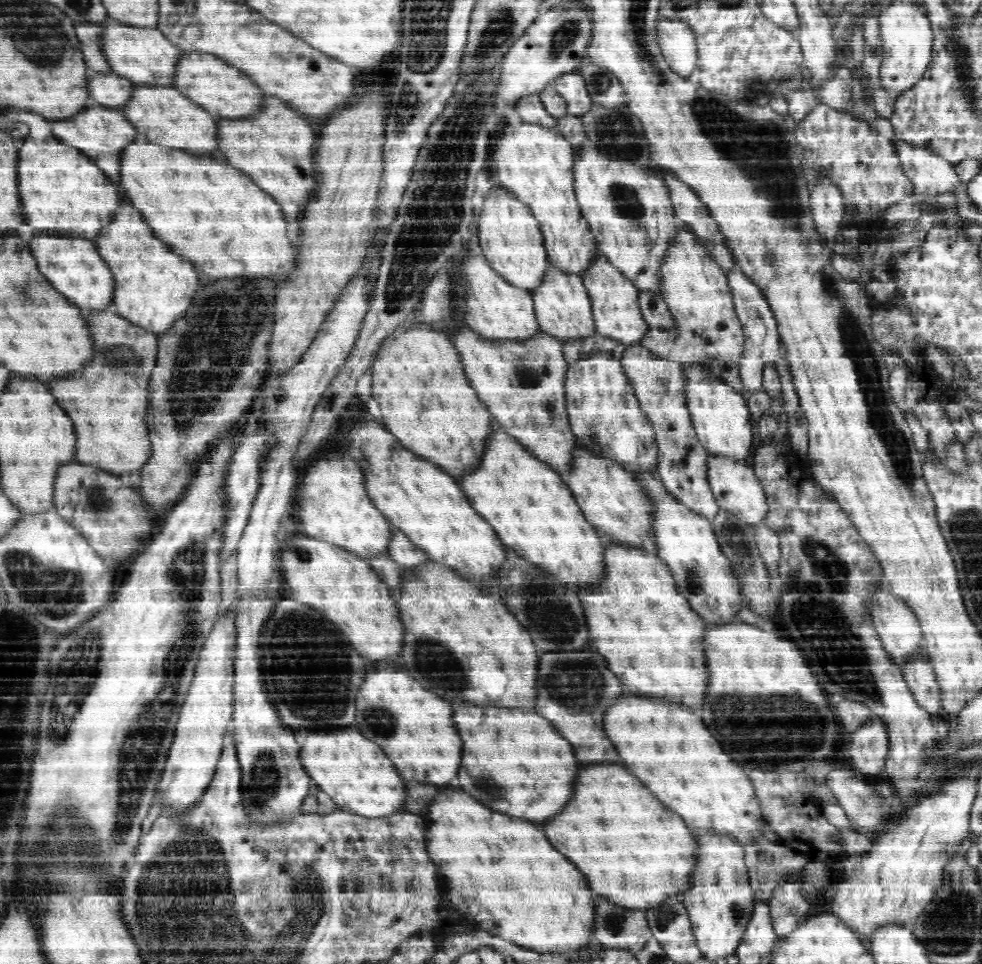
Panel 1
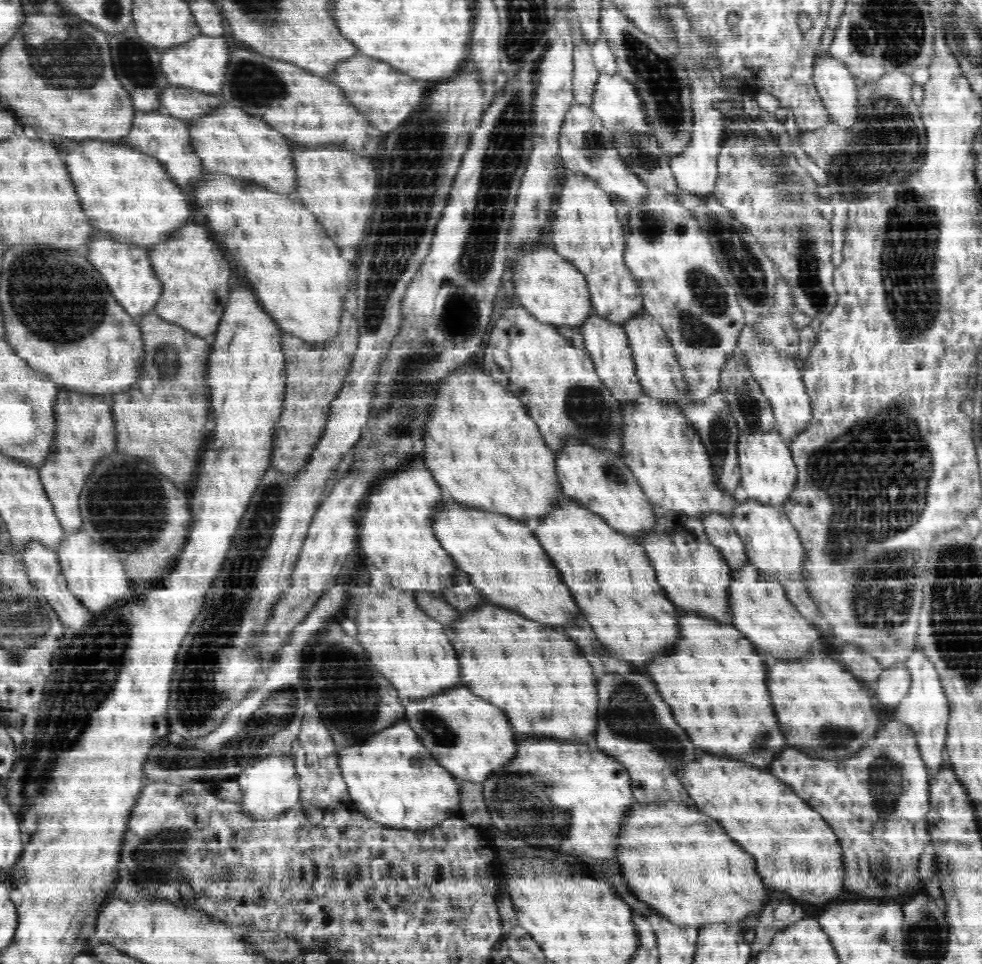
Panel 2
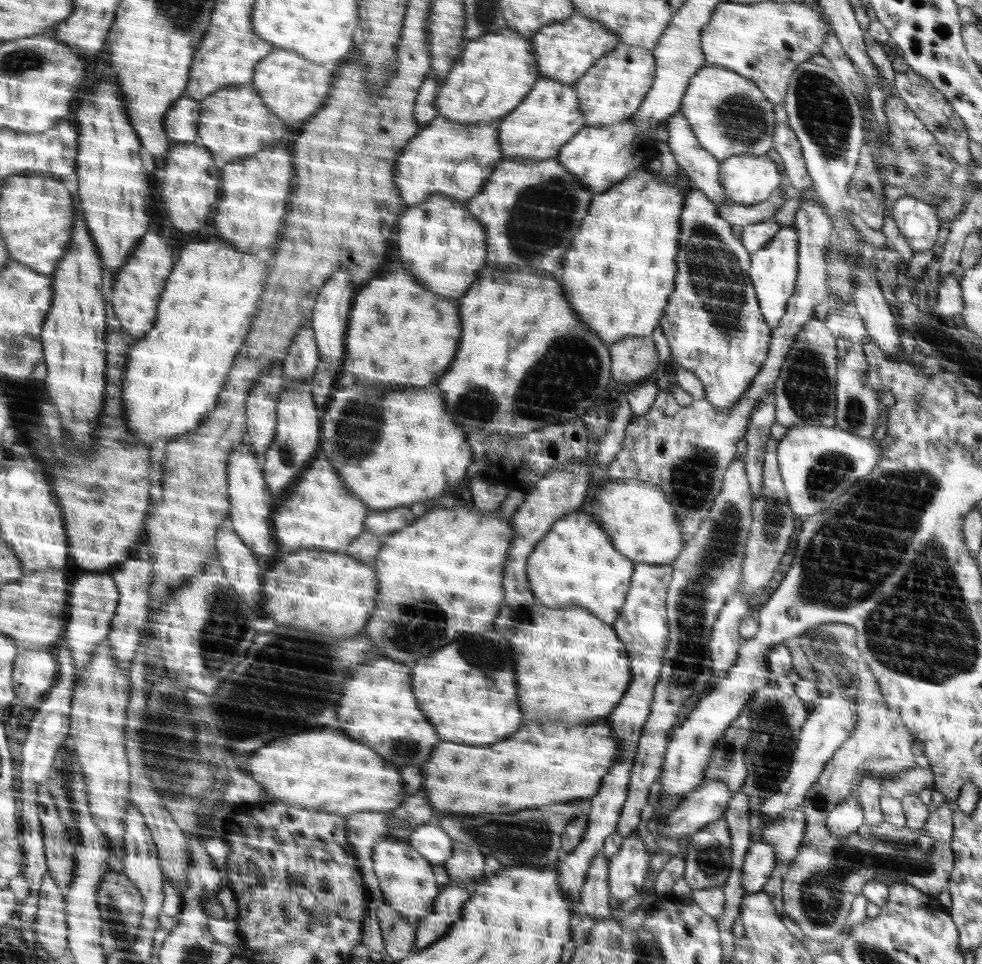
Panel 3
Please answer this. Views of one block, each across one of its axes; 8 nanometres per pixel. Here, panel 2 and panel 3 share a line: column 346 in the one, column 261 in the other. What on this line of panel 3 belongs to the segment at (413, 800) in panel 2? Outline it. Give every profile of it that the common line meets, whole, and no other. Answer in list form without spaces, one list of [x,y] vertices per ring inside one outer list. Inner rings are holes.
[[[316,730],[316,732],[300,732],[292,734],[288,738],[276,740],[260,752],[254,752],[248,770],[246,770],[252,780],[260,782],[264,786],[267,794],[267,803],[285,802],[292,806],[303,806],[304,808],[315,808],[324,812],[336,813],[340,816],[350,816],[355,812],[364,812],[365,810],[379,810],[380,812],[394,810],[402,804],[402,792],[404,791],[404,782],[398,770],[388,762],[382,760],[374,750],[368,746],[362,746],[360,742],[342,736],[338,730]]]

